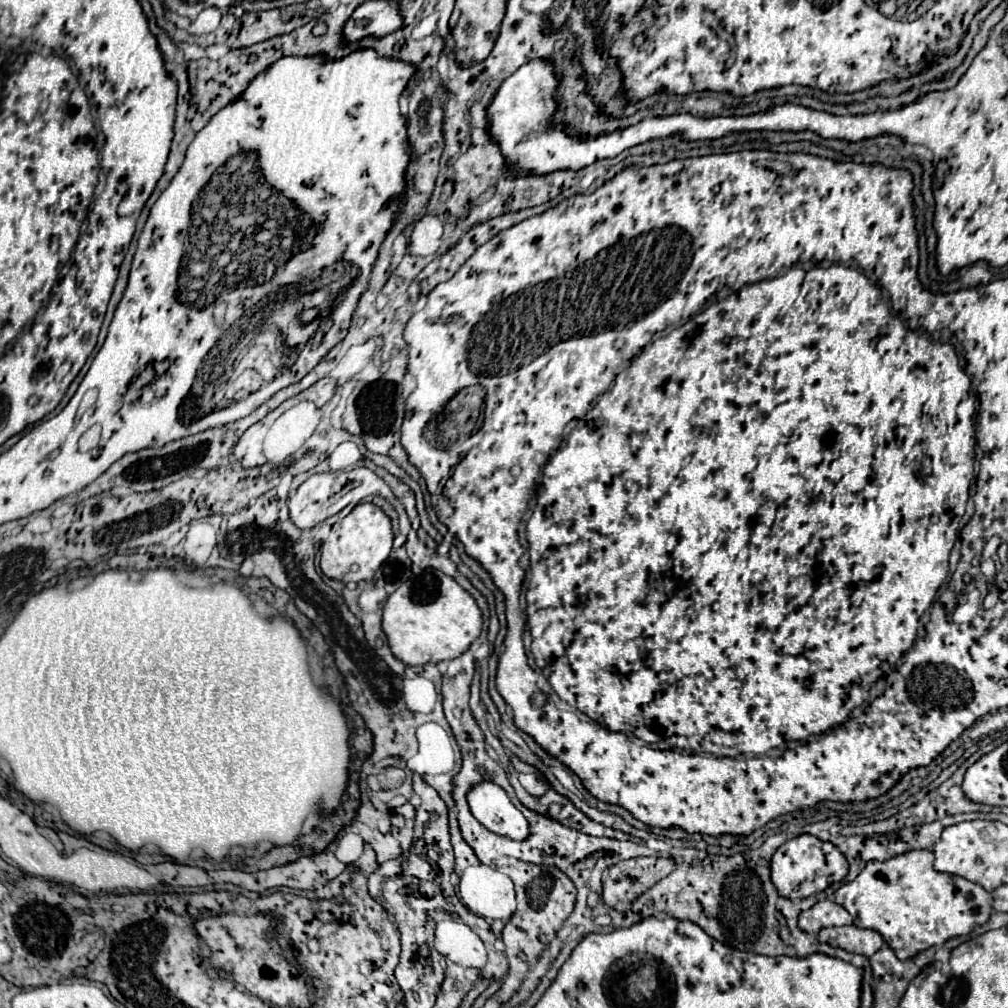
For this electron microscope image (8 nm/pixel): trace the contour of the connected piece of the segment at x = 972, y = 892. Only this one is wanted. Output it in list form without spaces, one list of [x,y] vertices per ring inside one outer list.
[[[927,849],[907,851],[887,861],[869,861],[855,881],[837,889],[835,901],[849,911],[855,925],[875,929],[899,959],[943,945],[951,937],[967,935],[991,915],[989,893],[963,877],[939,873],[933,867],[933,853]]]

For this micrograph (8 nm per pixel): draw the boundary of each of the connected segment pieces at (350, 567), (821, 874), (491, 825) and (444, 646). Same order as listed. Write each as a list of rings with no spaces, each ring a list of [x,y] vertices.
[[[359,503],[341,521],[337,541],[331,541],[331,543],[323,545],[323,549],[321,549],[321,571],[327,577],[343,581],[343,583],[371,581],[375,577],[375,571],[389,557],[391,547],[393,547],[391,519],[385,515],[385,511],[381,507],[377,507],[373,503]]]
[[[799,835],[783,843],[771,861],[771,881],[777,891],[787,899],[805,899],[809,895],[825,891],[831,883],[841,881],[847,875],[845,855],[829,841],[821,841],[813,835]]]
[[[483,781],[469,791],[467,799],[475,819],[489,831],[513,841],[525,841],[529,837],[529,821],[525,821],[523,813],[499,785]]]
[[[425,569],[421,575],[401,583],[383,607],[383,631],[389,647],[407,665],[439,663],[459,657],[479,637],[481,627],[483,615],[473,595],[453,577],[437,569]]]

